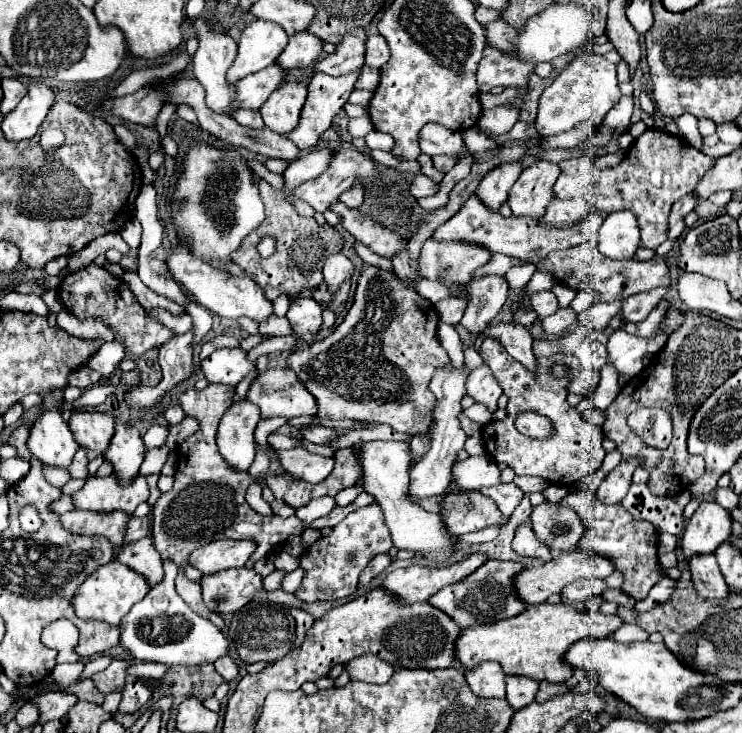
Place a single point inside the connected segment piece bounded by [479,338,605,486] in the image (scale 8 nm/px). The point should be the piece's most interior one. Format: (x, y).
(574, 450)

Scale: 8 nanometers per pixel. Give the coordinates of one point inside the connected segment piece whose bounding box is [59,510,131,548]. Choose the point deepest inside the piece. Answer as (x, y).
(112, 526)

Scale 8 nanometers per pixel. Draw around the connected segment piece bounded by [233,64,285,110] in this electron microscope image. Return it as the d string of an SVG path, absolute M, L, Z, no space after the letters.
M275 64L245 76L241 82L237 82L233 108L259 110L259 106L269 98L269 94L283 82L283 76L285 72Z

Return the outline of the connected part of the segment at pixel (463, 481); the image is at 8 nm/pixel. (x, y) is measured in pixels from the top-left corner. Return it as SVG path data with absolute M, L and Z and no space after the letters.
M485 452L481 456L469 456L455 462L451 468L451 480L463 490L477 490L481 486L499 484L499 468L495 460Z

